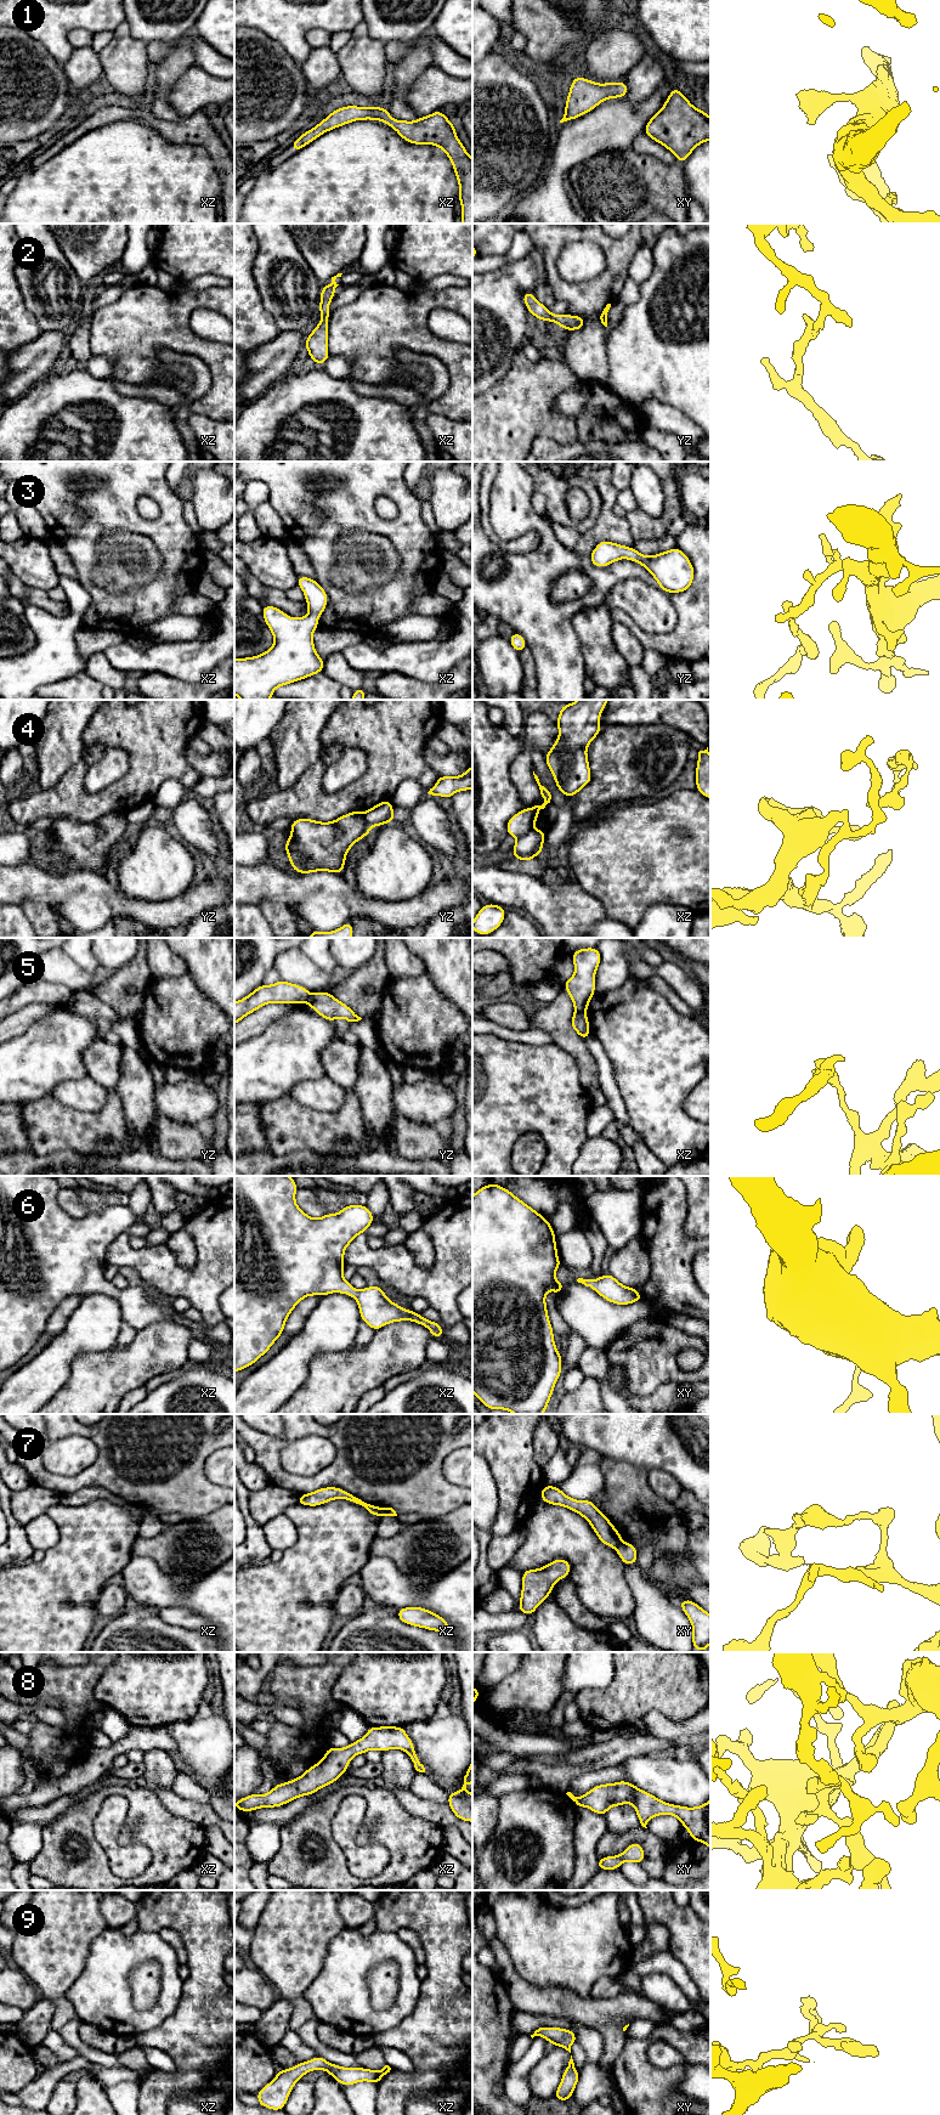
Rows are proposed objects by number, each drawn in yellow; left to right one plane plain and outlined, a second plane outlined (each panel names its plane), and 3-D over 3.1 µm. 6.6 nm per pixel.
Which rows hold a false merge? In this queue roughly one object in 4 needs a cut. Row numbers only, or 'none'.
4, 5, 7

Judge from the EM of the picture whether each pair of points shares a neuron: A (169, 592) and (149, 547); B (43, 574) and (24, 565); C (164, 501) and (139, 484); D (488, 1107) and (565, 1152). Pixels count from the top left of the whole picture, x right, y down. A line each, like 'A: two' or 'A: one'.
A: two
B: one
C: one
D: one

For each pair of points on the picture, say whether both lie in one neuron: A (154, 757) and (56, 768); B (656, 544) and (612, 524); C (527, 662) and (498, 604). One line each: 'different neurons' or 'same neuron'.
A: different neurons
B: different neurons
C: different neurons

